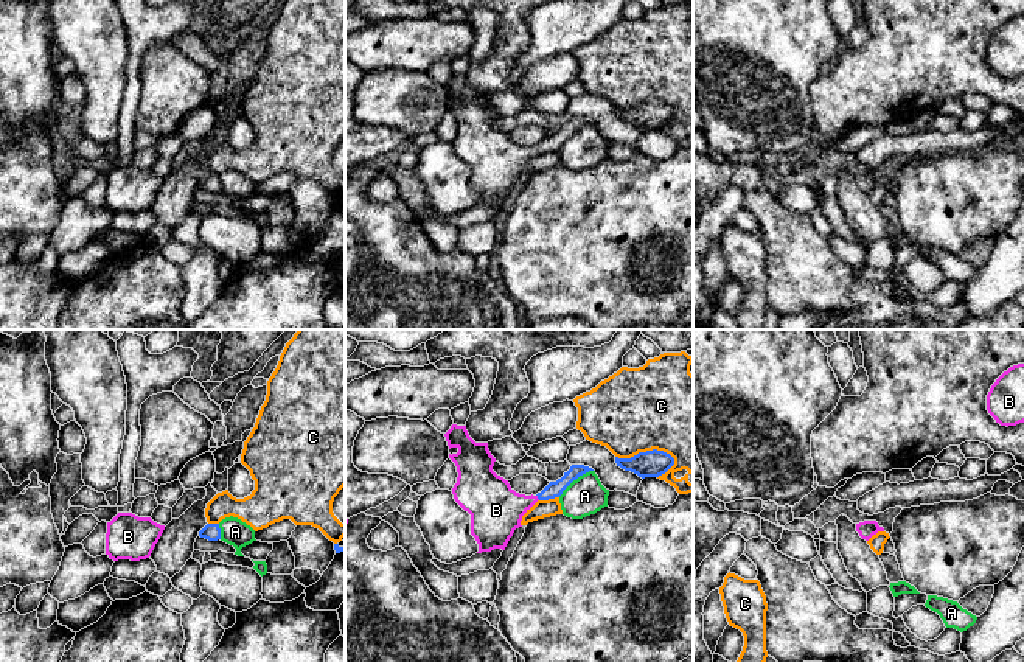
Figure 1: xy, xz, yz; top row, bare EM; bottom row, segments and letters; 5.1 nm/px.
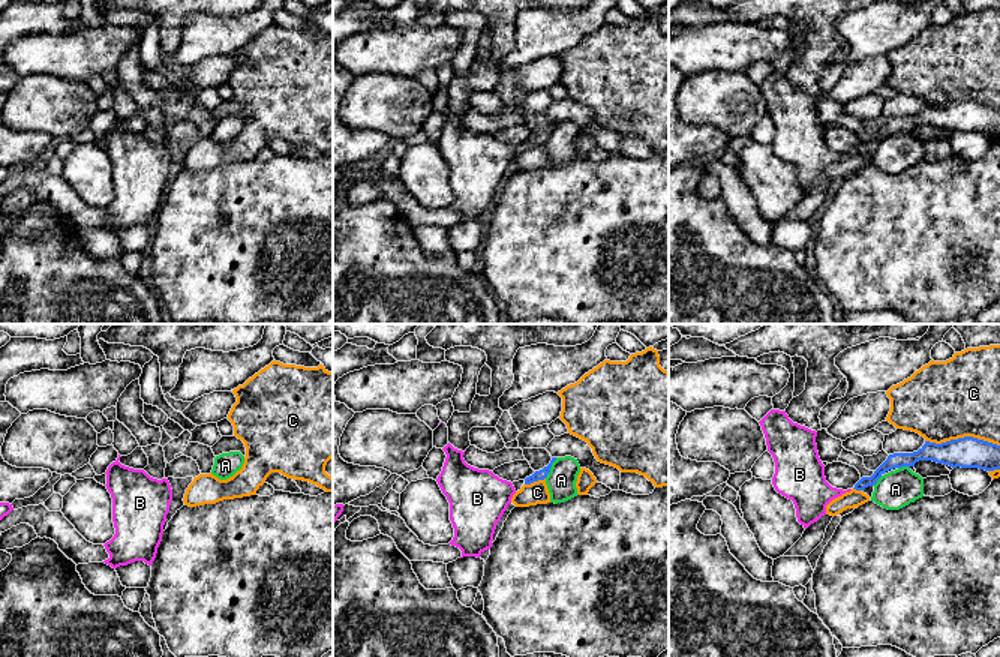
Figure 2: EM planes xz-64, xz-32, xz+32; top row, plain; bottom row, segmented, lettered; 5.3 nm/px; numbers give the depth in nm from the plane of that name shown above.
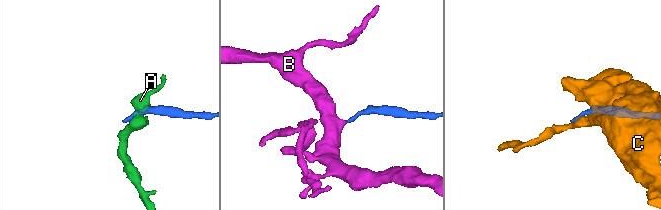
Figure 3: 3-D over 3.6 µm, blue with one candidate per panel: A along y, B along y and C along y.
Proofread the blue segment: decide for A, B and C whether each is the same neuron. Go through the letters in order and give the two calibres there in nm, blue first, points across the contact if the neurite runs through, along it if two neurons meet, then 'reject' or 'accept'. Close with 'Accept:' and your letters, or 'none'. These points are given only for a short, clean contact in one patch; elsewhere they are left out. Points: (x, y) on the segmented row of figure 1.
A: 80 nm thick on the blue side, 200 nm on the other; border along xz (592, 470), (580, 474), (558, 496); reject
B: 80 nm thick on the blue side, 280 nm on the other; runs through xz (553, 490), (538, 498), (496, 510); accept
C: 140 nm thick on the blue side, 460 nm on the other; reject
Accept: B

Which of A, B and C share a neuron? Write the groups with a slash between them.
A / B / C

